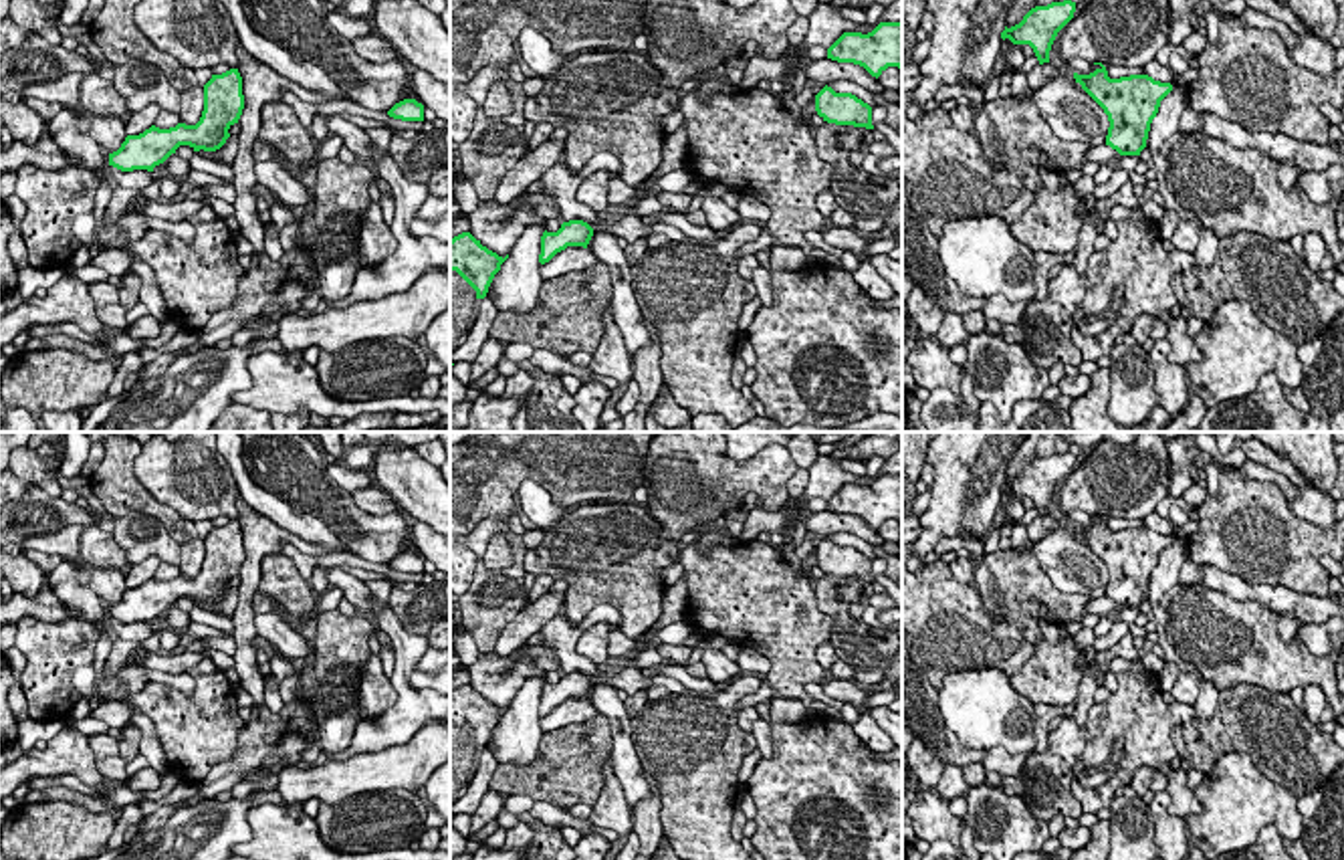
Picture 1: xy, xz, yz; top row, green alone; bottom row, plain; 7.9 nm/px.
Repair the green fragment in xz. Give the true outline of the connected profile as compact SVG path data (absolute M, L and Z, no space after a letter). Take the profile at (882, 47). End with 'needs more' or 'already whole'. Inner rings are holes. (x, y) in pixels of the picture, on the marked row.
M880 22L872 32L844 32L829 48L827 59L864 67L880 77L888 67L902 69L902 22Z; already whole

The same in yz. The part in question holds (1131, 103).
M1102 63L1094 65L1098 67L1094 73L1074 73L1074 79L1108 115L1106 145L1120 155L1140 155L1160 101L1172 91L1172 85L1148 75L1110 79Z; already whole

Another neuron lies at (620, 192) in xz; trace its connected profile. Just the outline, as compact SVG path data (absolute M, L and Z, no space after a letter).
M622 178L609 180L607 204L622 206L638 200L640 196L642 192L626 184Z

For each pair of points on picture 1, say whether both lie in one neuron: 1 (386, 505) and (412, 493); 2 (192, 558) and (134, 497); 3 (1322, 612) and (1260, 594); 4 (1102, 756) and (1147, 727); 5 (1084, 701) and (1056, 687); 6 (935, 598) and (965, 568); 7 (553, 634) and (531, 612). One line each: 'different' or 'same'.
1: different
2: same
3: same
4: same
5: different
6: different
7: different

